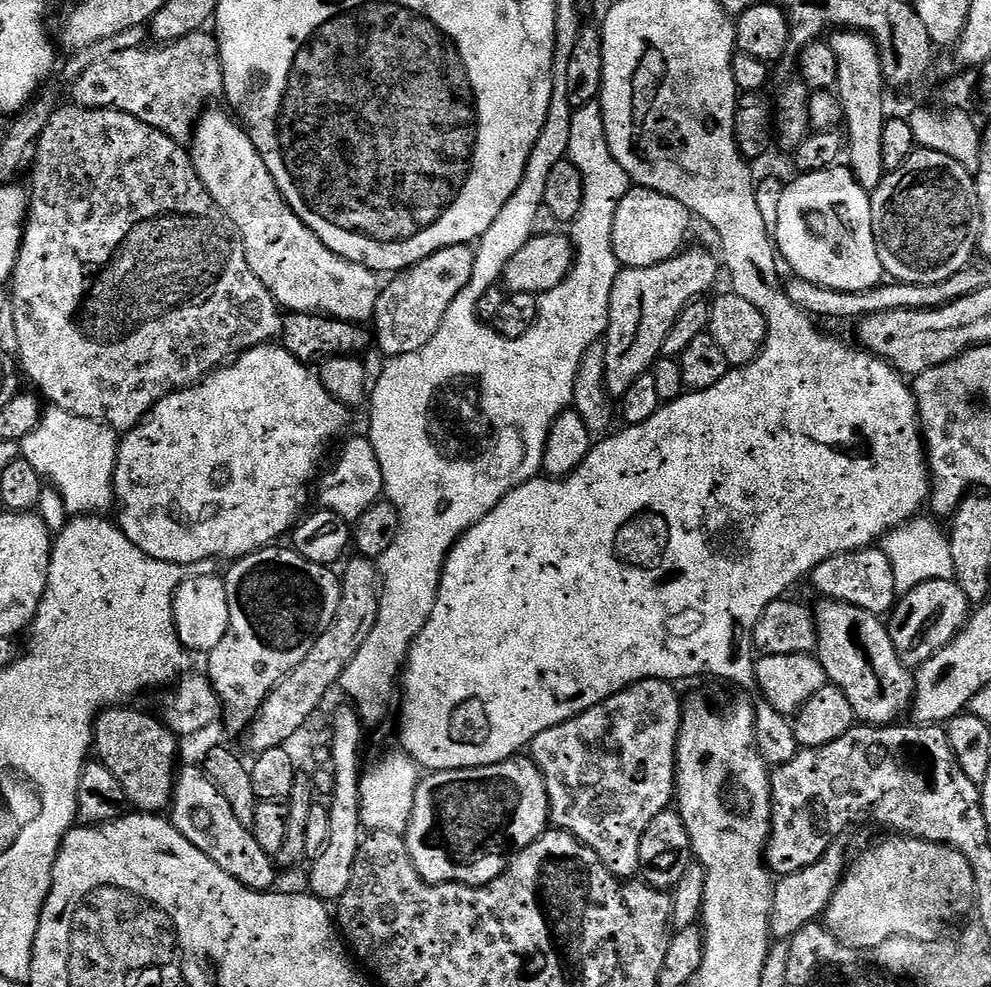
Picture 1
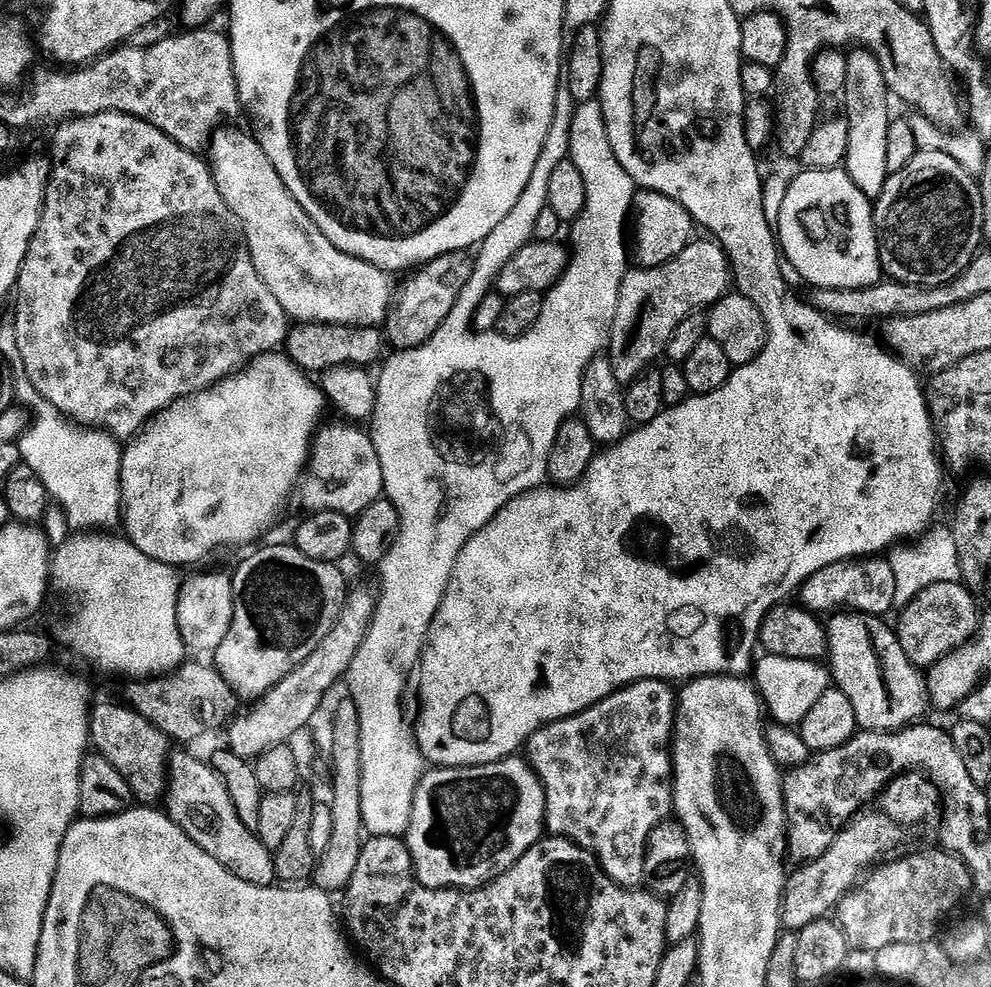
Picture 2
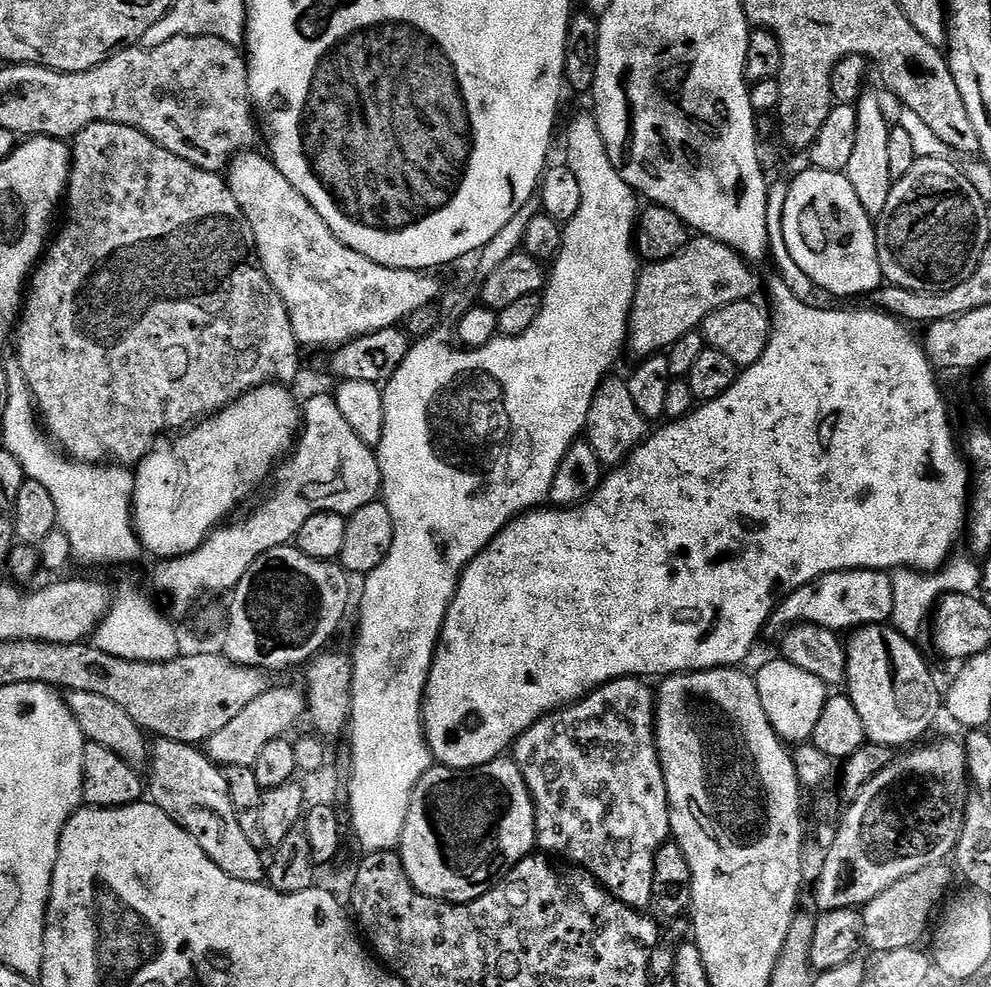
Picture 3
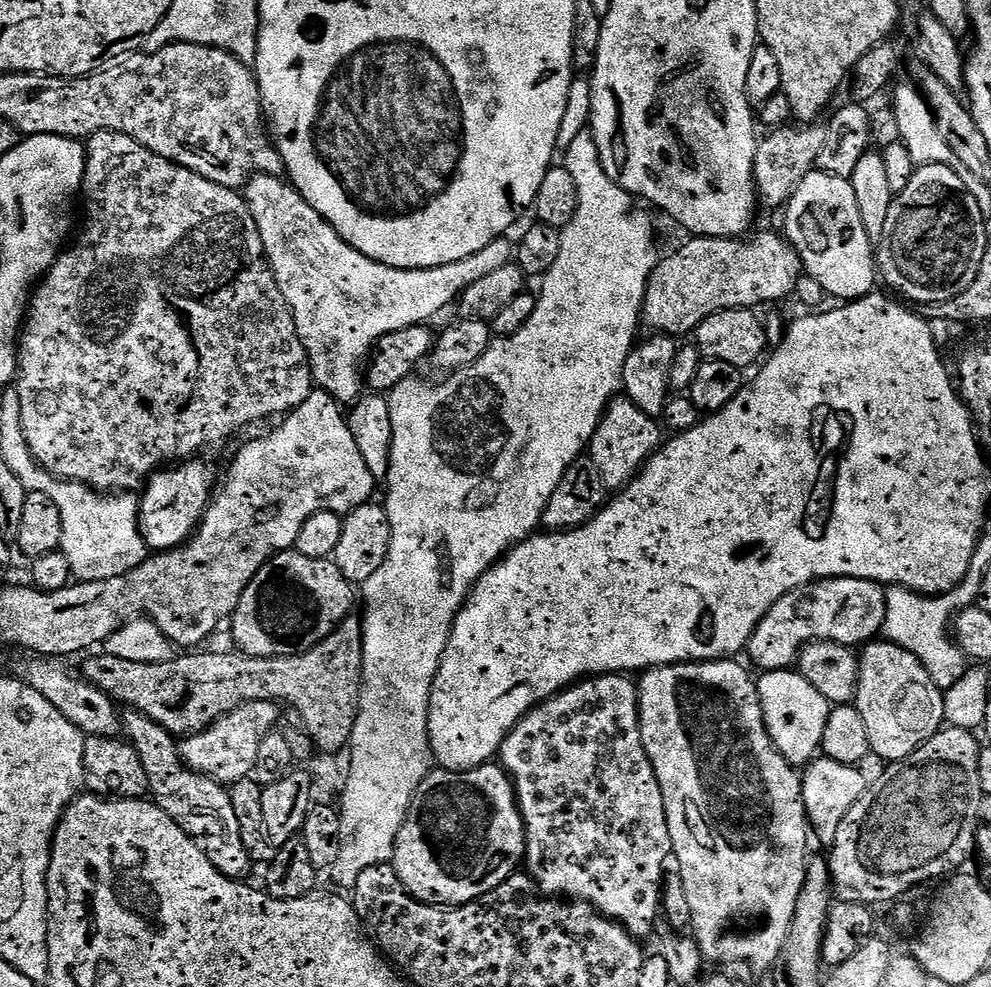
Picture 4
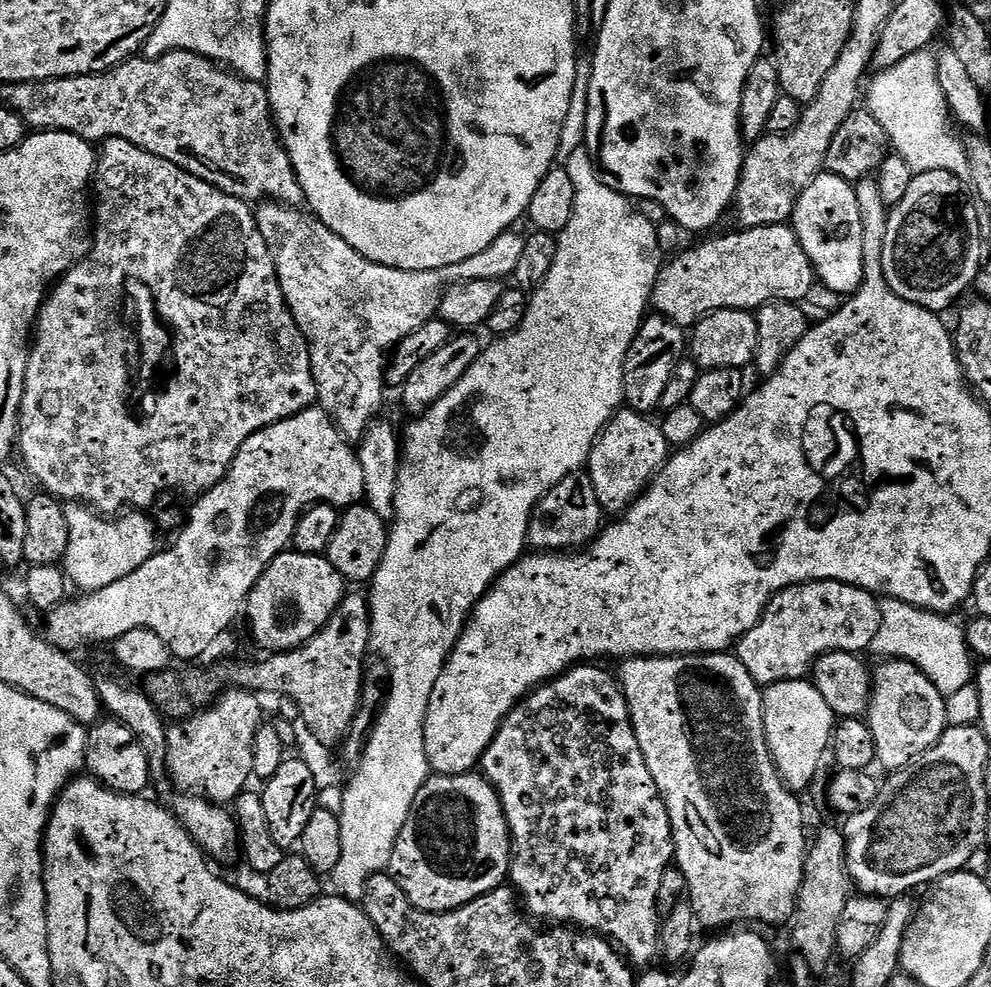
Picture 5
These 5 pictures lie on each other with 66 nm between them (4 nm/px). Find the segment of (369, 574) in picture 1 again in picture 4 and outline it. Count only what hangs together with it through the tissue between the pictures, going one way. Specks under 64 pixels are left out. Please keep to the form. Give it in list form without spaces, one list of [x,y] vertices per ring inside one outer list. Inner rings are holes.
[[[270,700],[246,702],[221,720],[215,720],[205,732],[183,737],[179,741],[180,756],[188,767],[225,786],[249,779],[258,762],[258,746],[262,738],[266,738],[266,734],[270,734],[277,727],[276,719],[279,718],[280,712],[276,708],[279,707],[274,706]]]

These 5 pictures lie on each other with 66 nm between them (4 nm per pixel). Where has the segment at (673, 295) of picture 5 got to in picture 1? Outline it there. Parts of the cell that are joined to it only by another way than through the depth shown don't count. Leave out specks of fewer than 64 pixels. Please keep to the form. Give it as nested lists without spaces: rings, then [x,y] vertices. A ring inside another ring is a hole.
[[[690,248],[660,265],[646,266],[644,269],[621,267],[616,275],[614,290],[610,294],[608,331],[602,337],[604,385],[608,387],[609,396],[624,396],[634,383],[634,378],[649,371],[661,359],[666,334],[670,334],[678,314],[685,306],[683,299],[675,300],[664,292],[656,293],[652,288],[696,288],[695,295],[704,298],[715,286],[716,275],[722,272],[717,257],[715,260],[710,253],[700,248]]]

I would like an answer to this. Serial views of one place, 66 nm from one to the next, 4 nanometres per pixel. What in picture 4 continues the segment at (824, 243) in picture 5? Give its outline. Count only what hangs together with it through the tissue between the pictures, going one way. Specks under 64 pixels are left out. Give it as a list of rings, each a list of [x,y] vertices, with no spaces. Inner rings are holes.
[[[813,170],[794,190],[784,214],[783,231],[788,243],[798,254],[803,271],[810,278],[814,278],[814,282],[818,282],[818,286],[822,286],[822,290],[826,290],[829,297],[837,296],[840,299],[837,301],[851,302],[862,299],[875,289],[872,287],[876,280],[878,284],[878,260],[874,255],[874,246],[868,240],[862,214],[858,214],[858,202],[854,198],[851,180]]]

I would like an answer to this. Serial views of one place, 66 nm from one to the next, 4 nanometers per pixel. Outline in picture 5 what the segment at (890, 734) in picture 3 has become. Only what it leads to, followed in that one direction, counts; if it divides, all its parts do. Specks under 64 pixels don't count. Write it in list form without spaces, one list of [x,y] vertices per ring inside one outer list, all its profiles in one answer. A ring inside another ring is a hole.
[[[885,659],[880,669],[872,672],[872,703],[868,706],[866,723],[874,734],[876,759],[879,767],[889,768],[889,773],[895,774],[901,769],[911,767],[920,759],[923,752],[928,752],[940,739],[949,727],[947,720],[947,702],[944,695],[914,666],[905,660]]]

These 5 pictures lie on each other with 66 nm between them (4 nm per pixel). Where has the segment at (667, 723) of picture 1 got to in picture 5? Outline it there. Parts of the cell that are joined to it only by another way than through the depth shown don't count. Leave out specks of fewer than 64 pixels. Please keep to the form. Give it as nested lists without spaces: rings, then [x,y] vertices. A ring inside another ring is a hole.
[[[600,666],[570,668],[563,676],[557,676],[555,680],[541,684],[531,696],[527,697],[526,703],[517,704],[500,725],[495,738],[484,752],[482,775],[496,787],[496,793],[500,795],[500,801],[504,806],[508,829],[512,831],[514,853],[510,869],[510,884],[516,889],[527,915],[537,921],[549,920],[547,923],[552,926],[575,926],[577,929],[602,936],[616,945],[629,965],[648,966],[655,961],[652,959],[660,952],[662,916],[658,912],[658,890],[664,872],[669,871],[674,860],[670,814],[666,810],[664,799],[660,797],[658,786],[654,782],[654,774],[650,774],[650,766],[646,766],[646,758],[638,746],[638,738],[634,734],[632,725],[632,715],[619,679],[613,673],[611,676],[610,673],[596,667]]]

